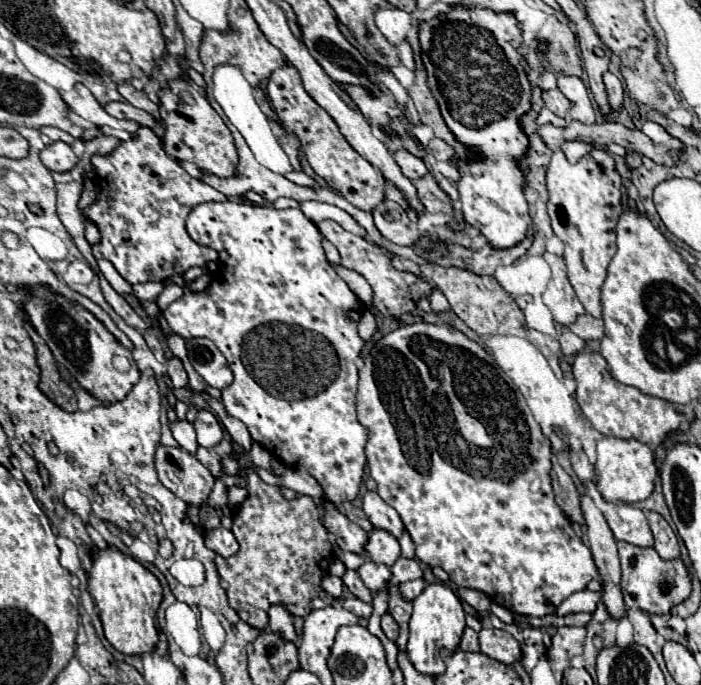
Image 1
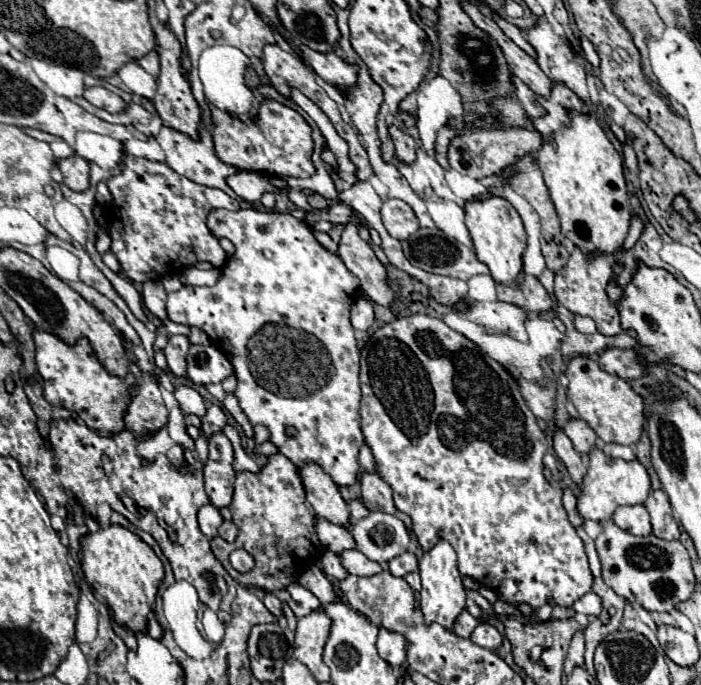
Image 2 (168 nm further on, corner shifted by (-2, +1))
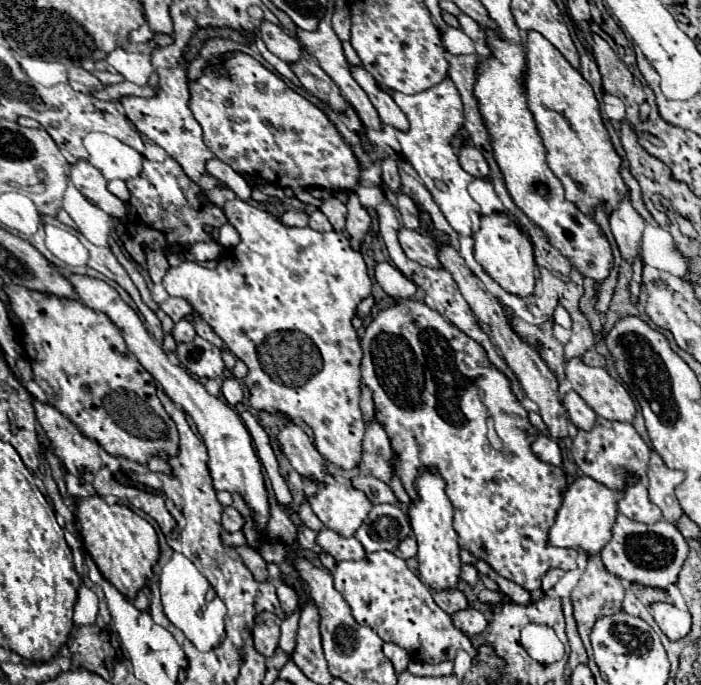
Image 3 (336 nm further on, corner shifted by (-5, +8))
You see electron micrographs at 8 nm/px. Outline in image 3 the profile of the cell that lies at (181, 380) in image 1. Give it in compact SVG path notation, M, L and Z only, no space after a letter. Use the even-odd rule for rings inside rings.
M180 320L174 330L172 330L172 336L176 342L192 342L196 332L194 332L194 326L188 322L188 320Z

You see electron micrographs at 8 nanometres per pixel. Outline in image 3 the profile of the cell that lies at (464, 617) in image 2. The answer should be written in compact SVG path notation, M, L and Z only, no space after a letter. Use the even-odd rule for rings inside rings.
M450 588L448 592L432 592L434 602L446 612L446 614L454 614L462 608L468 608L468 602L464 598L464 594L458 588Z

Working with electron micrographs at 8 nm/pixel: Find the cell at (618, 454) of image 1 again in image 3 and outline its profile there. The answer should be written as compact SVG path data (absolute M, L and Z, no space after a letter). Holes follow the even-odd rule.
M578 476L564 494L562 508L548 534L548 544L558 548L582 550L588 556L600 554L600 550L612 540L612 522L616 520L616 508L618 508L616 504L620 498L622 498L622 492L604 488L602 484L594 482L588 476Z

